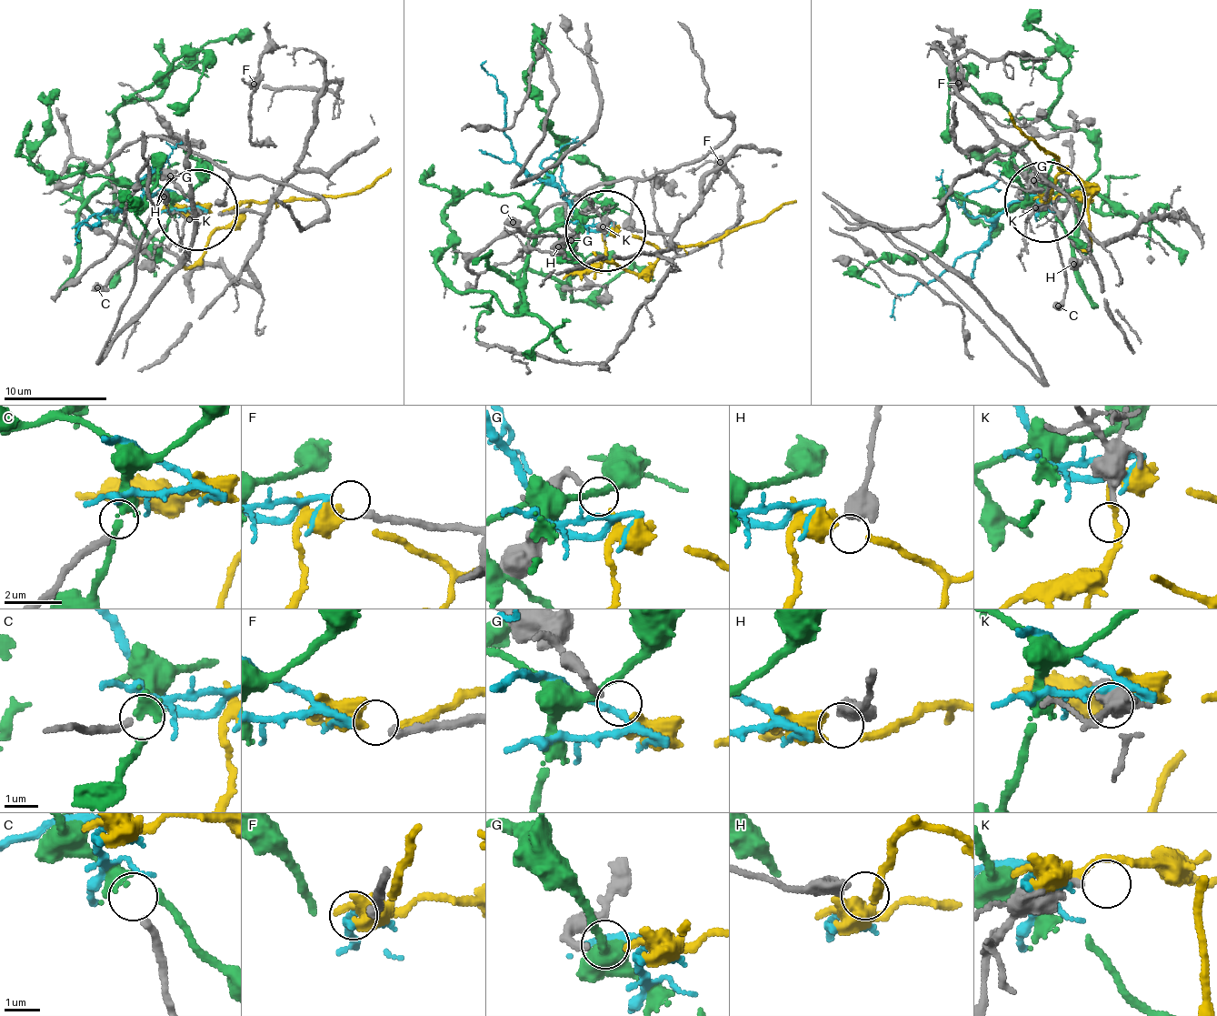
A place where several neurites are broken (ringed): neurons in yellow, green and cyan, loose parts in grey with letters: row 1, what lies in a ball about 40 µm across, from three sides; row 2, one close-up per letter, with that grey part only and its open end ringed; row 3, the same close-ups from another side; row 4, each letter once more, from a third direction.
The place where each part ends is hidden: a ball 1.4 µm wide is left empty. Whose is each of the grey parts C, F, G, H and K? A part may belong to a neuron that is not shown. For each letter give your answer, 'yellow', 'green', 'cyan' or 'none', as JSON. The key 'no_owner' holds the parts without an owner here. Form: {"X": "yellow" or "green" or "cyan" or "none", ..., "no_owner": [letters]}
{"C": "green", "F": "cyan", "G": "yellow", "H": "none", "K": "none", "no_owner": ["H", "K"]}

